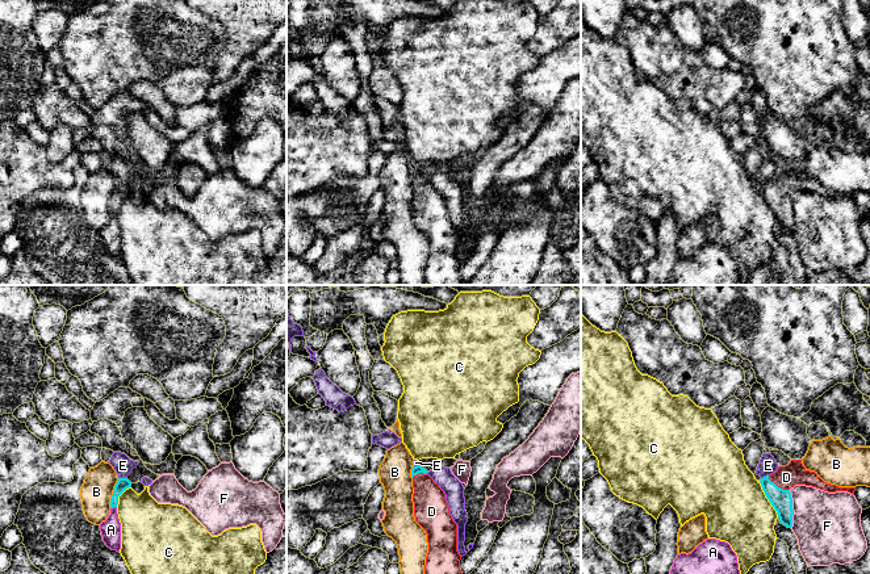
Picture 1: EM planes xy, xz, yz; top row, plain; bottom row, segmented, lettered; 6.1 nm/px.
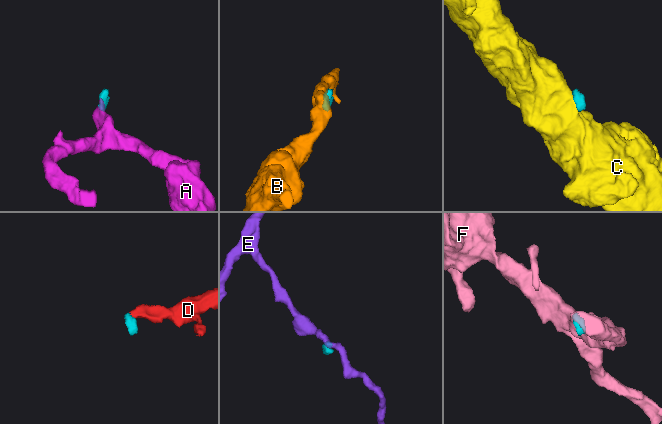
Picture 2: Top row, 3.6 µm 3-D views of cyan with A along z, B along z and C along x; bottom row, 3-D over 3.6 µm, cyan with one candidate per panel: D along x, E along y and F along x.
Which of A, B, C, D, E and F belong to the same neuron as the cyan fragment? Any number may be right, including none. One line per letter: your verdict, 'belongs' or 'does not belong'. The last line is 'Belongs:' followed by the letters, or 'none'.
A: belongs
B: does not belong
C: does not belong
D: belongs
E: does not belong
F: does not belong
Belongs: A, D

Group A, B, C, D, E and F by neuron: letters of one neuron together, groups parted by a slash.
A D / B / C / E / F

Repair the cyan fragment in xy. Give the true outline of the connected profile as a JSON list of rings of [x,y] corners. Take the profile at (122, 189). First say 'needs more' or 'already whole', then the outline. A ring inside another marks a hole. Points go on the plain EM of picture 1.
needs more; [[[118,184],[110,205],[110,221],[100,230],[103,247],[108,254],[117,257],[121,255],[121,229],[117,219],[118,202],[129,193],[131,193],[131,188],[127,184]]]

